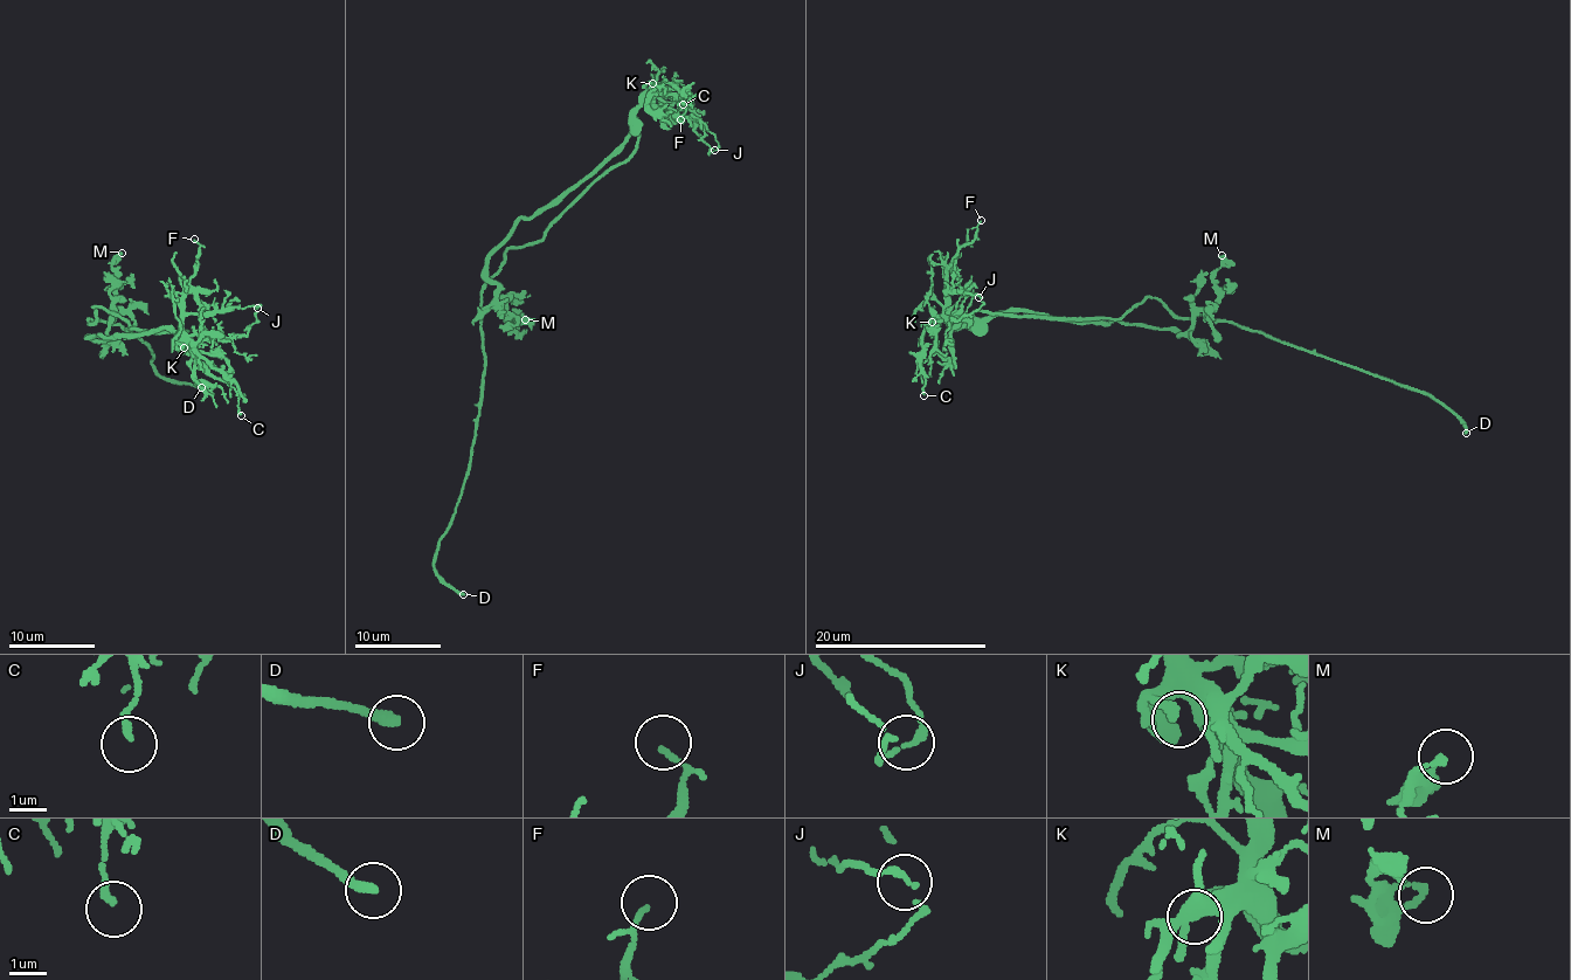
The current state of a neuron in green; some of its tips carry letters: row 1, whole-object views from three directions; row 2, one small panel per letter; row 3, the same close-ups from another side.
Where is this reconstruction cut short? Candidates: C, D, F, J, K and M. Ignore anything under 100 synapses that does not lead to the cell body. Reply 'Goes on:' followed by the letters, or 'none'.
Goes on: D

